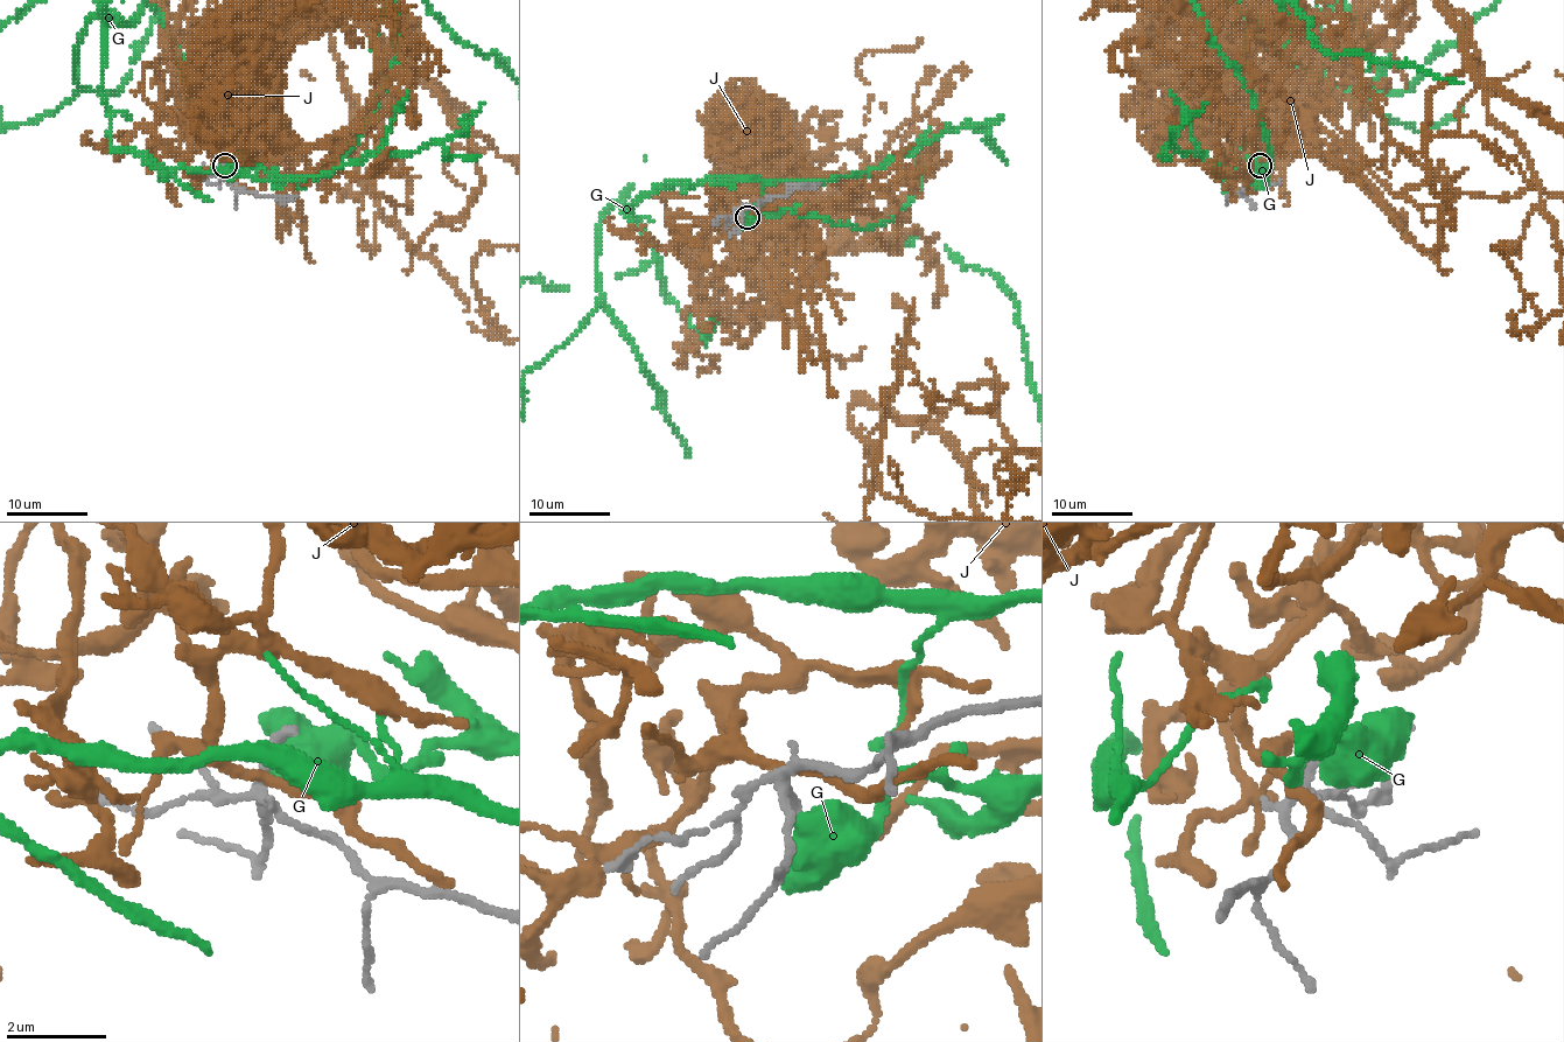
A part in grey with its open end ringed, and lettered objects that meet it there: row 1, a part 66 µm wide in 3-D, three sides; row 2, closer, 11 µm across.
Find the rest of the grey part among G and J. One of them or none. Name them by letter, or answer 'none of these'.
none of these

